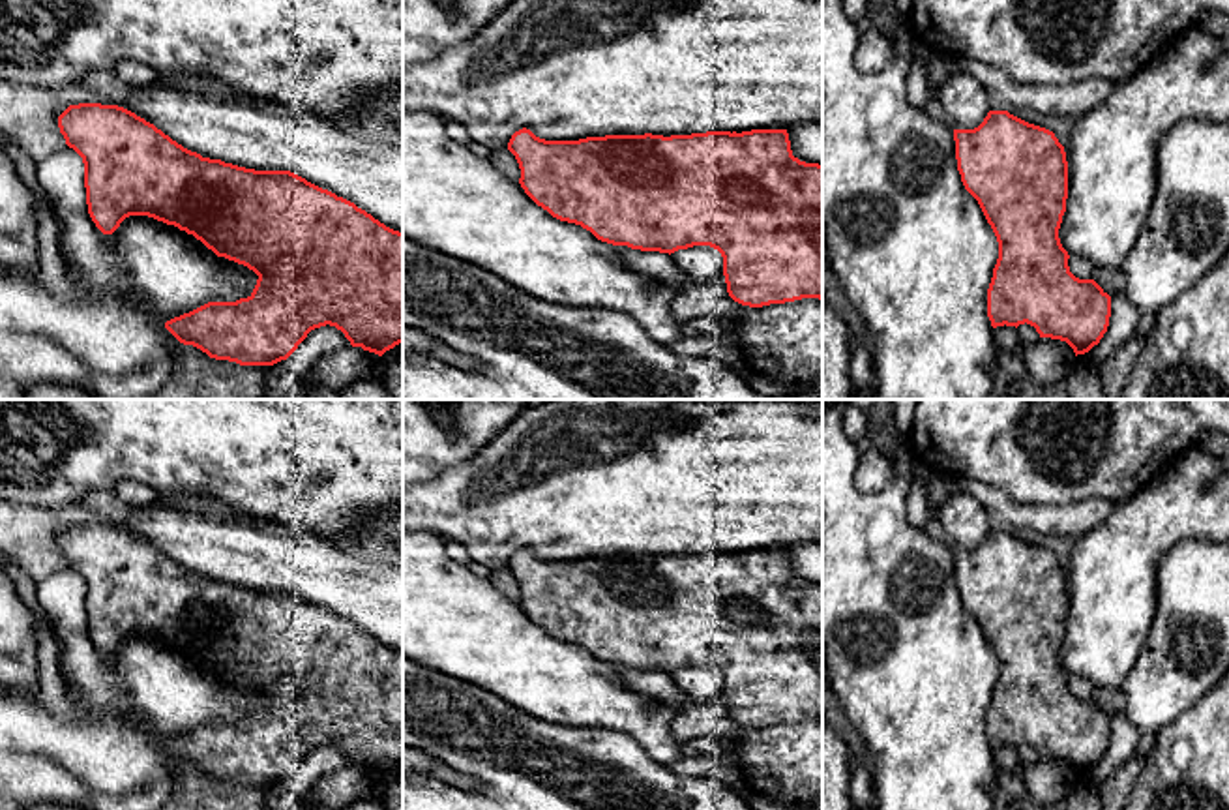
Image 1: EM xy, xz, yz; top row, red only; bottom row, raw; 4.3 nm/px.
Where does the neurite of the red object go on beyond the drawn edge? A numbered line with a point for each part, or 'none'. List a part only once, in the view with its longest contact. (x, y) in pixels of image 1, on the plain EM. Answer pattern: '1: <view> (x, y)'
none

